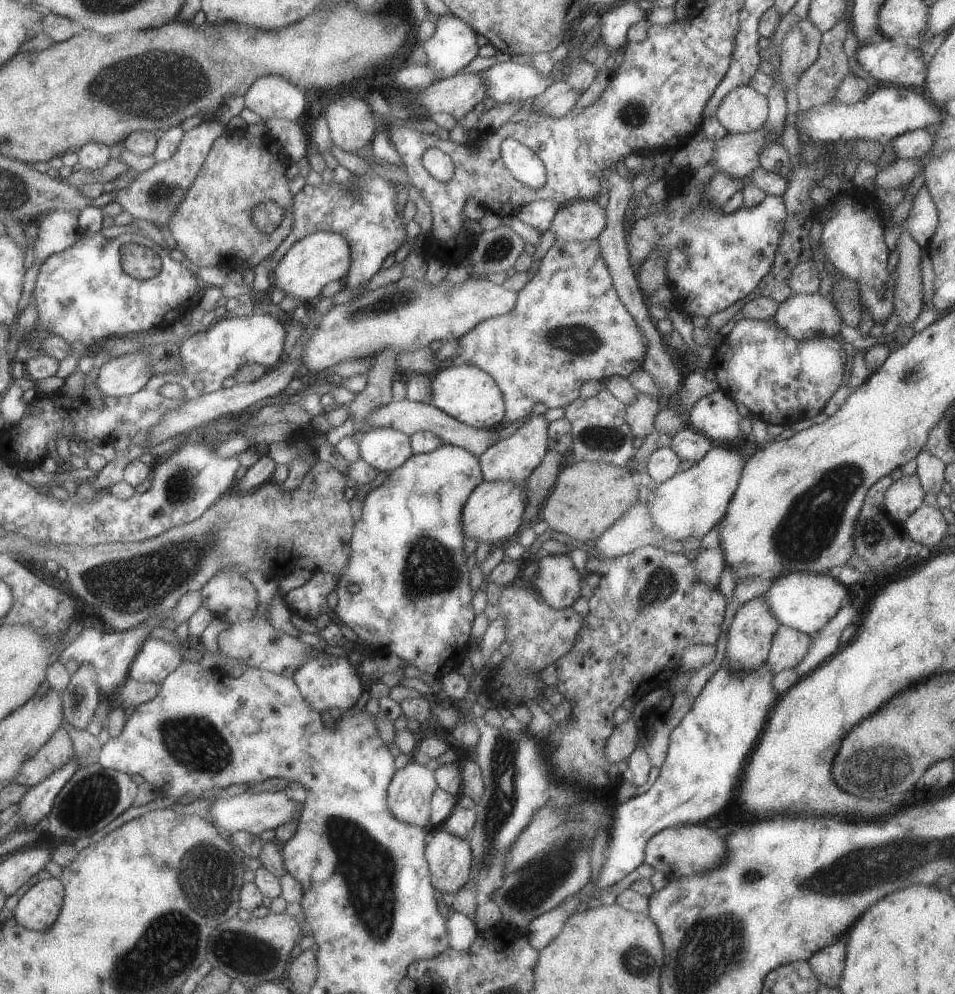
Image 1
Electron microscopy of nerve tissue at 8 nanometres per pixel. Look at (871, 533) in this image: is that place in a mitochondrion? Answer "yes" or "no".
yes

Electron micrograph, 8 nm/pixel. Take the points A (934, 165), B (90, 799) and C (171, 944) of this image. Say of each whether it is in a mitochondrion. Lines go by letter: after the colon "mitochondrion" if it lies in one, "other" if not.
A: other
B: mitochondrion
C: mitochondrion

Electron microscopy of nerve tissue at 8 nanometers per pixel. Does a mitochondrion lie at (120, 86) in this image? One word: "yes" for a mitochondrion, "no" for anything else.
yes

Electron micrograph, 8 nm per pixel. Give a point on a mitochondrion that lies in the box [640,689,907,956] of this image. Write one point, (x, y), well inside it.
(751, 878)

